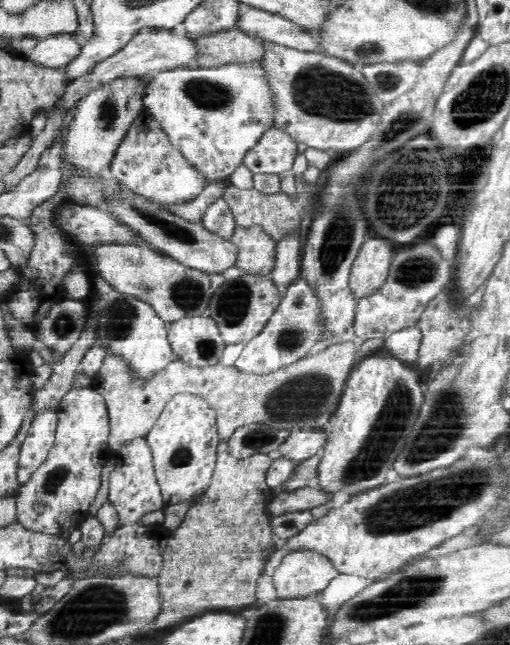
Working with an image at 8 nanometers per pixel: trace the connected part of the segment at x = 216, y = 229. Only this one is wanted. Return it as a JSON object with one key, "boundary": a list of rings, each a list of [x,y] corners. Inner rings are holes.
{"boundary":[[[223,196],[216,198],[210,205],[206,216],[204,216],[203,226],[218,238],[232,241],[236,230],[238,230],[238,223],[228,201],[224,200]]]}

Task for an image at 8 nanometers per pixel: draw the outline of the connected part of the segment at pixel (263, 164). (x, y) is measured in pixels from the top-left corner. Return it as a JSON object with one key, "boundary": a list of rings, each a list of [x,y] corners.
{"boundary":[[[276,127],[270,128],[264,132],[264,136],[260,138],[260,142],[256,144],[254,150],[251,150],[244,160],[244,164],[255,174],[260,175],[280,175],[288,173],[295,173],[294,164],[296,156],[298,156],[298,143],[294,142],[288,134]]]}

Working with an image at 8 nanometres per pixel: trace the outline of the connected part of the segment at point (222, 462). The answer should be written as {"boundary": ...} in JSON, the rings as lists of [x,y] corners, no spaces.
{"boundary":[[[219,445],[215,475],[203,492],[200,504],[190,508],[182,526],[164,539],[164,561],[158,574],[160,591],[164,595],[164,610],[152,628],[162,628],[206,610],[243,610],[259,602],[259,584],[267,576],[268,564],[277,551],[278,541],[270,511],[278,492],[272,491],[267,483],[272,462],[273,459],[262,454],[246,460],[234,460],[227,454],[227,445]]]}

